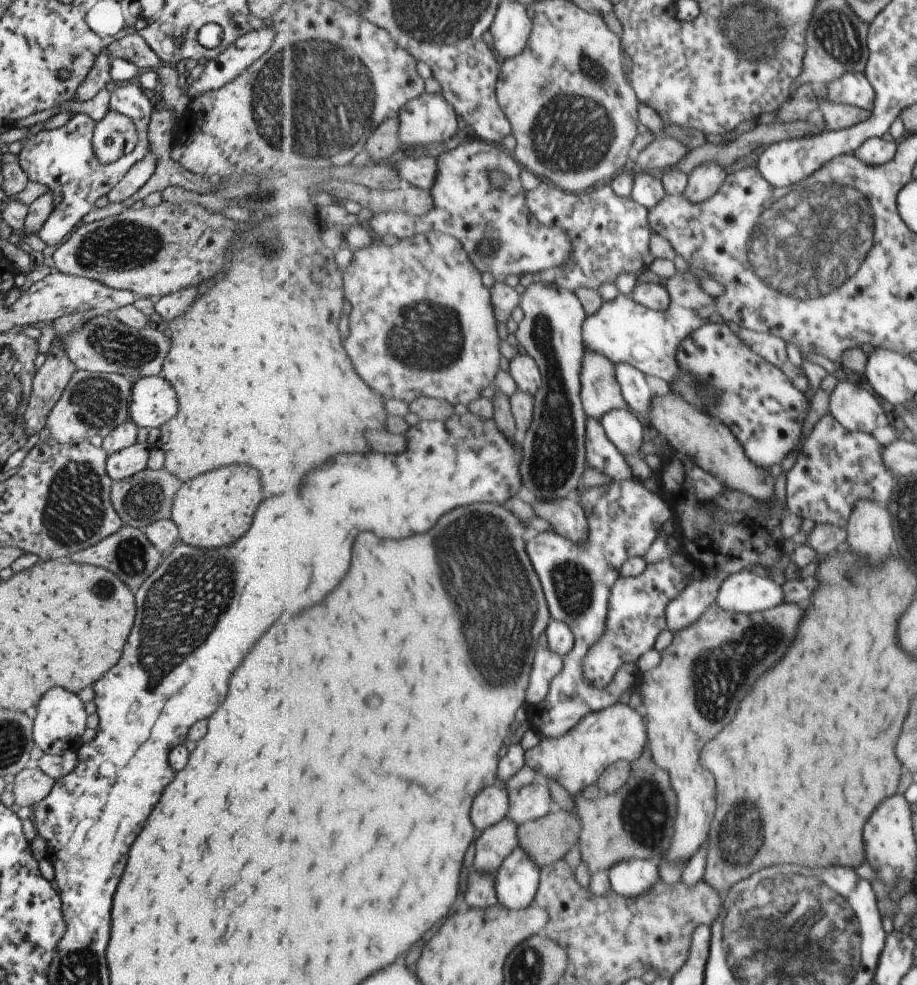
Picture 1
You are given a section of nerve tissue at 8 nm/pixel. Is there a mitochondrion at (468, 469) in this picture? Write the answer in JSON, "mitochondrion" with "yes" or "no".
{"mitochondrion":"no"}

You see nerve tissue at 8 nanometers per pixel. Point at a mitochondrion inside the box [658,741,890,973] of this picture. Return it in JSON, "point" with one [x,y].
{"point":[738,834]}

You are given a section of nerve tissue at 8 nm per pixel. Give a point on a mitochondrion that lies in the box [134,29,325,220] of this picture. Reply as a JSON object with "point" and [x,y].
{"point":[259,196]}

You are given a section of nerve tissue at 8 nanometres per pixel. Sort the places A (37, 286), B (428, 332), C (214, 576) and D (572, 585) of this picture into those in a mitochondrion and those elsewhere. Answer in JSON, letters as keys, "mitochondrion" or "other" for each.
{"A":"other","B":"mitochondrion","C":"mitochondrion","D":"mitochondrion"}

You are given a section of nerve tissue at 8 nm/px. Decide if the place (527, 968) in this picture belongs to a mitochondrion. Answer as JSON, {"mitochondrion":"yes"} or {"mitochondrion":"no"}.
{"mitochondrion":"yes"}

